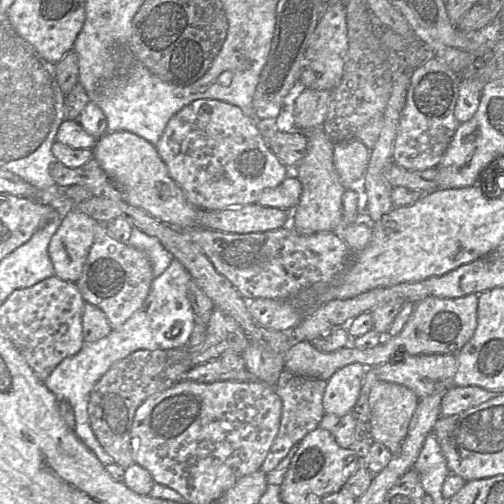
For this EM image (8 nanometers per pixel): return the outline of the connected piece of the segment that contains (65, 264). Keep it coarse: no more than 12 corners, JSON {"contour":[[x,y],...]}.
{"contour":[[64,213],[48,245],[55,276],[79,280],[98,223]]}

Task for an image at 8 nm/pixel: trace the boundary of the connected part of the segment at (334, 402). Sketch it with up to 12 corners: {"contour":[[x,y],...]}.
{"contour":[[352,363],[327,381],[325,414],[355,406],[368,368]]}

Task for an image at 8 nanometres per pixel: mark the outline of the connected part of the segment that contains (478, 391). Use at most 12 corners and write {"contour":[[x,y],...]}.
{"contour":[[479,386],[447,389],[441,415],[452,416],[498,392]]}

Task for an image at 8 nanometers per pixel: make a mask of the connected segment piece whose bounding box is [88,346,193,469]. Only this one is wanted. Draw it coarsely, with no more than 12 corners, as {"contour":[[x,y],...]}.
{"contour":[[188,346],[140,349],[94,385],[90,426],[134,464],[137,408],[191,368]]}

